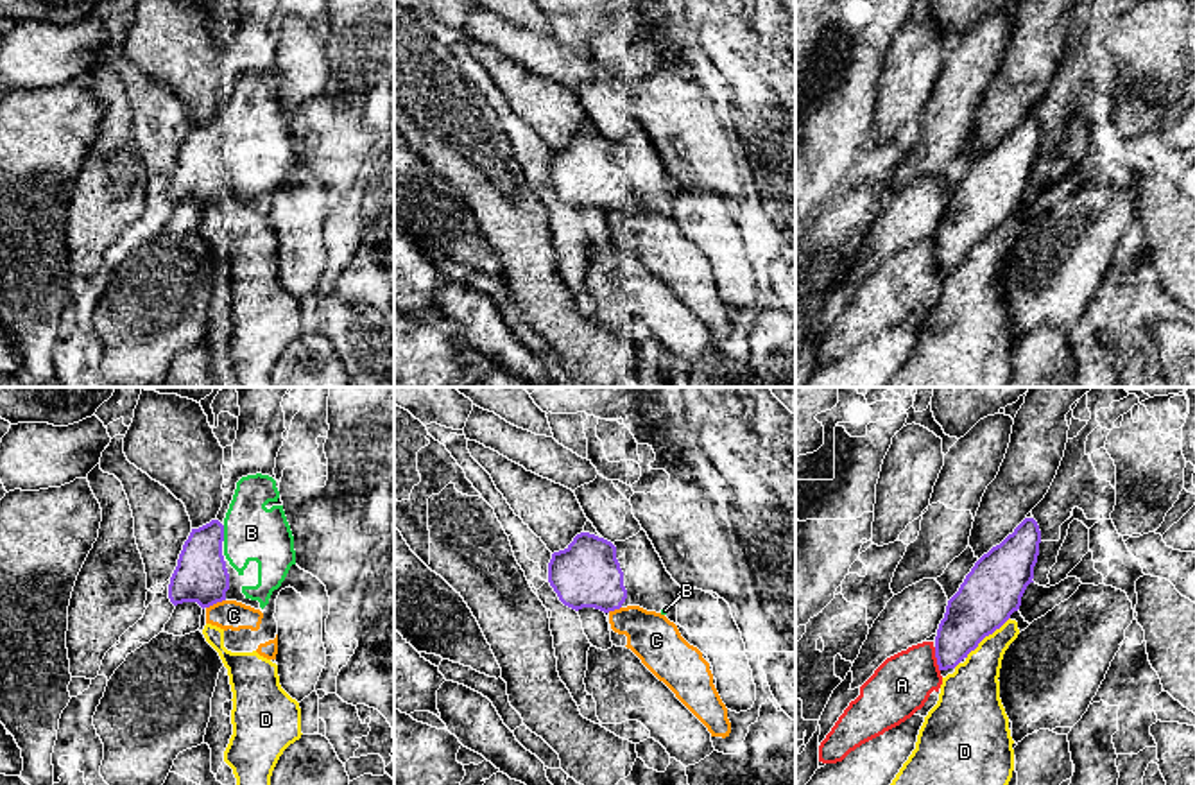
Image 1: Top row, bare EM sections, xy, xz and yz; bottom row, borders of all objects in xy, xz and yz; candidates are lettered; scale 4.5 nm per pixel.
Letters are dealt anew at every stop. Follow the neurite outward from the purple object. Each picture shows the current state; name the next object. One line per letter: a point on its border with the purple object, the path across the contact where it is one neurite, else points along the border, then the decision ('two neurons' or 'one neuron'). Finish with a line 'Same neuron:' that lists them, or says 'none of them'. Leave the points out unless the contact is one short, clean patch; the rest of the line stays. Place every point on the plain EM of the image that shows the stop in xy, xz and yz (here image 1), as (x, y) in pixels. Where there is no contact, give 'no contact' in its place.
A: contact yz (937, 258); two neurons
B: contact xy (223, 131); one neuron
C: contact xy (215, 201); two neurons
D: contact yz (986, 233); two neurons
Same neuron: B

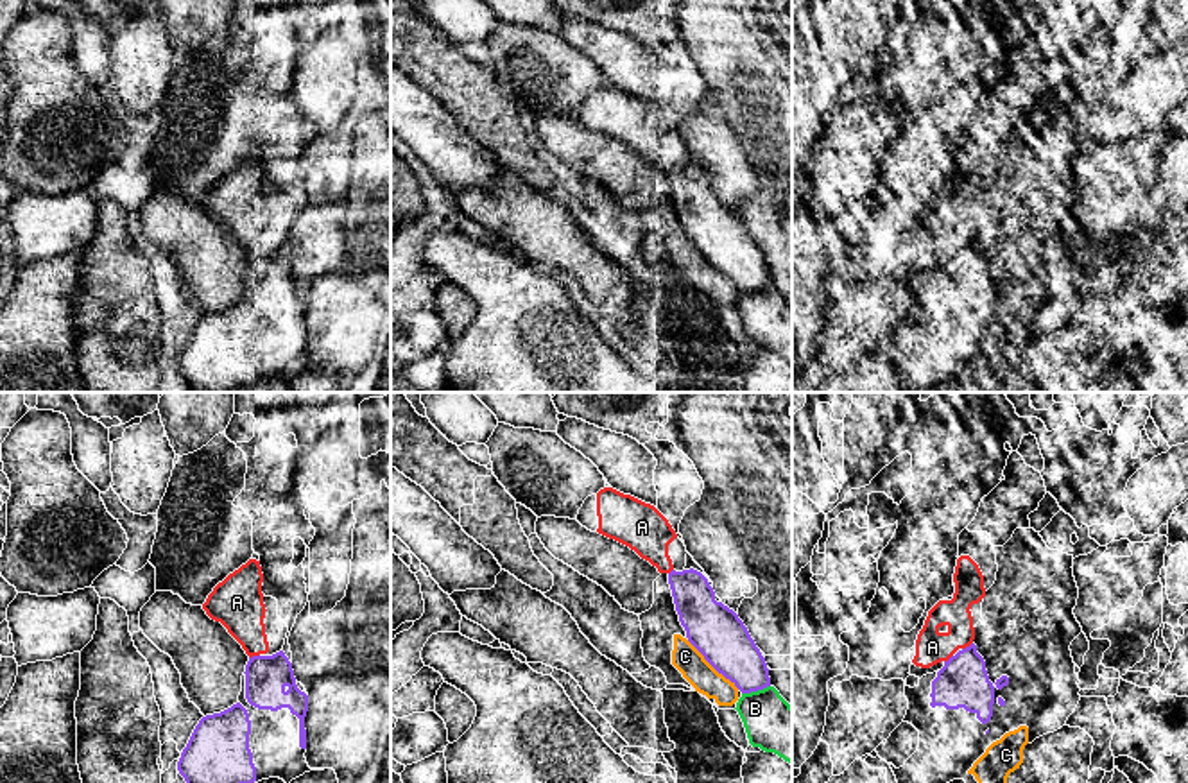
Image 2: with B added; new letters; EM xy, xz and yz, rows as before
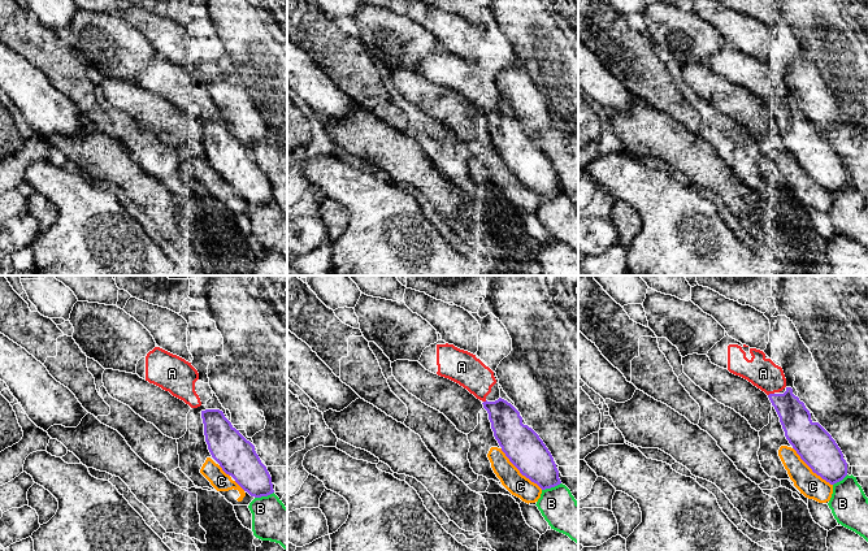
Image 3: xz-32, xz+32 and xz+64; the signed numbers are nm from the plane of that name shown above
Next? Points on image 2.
A: contact xy (253, 255); two neurons
B: contact xz (755, 289); two neurons
C: contact xz (714, 266); two neurons
Same neuron: none of them

